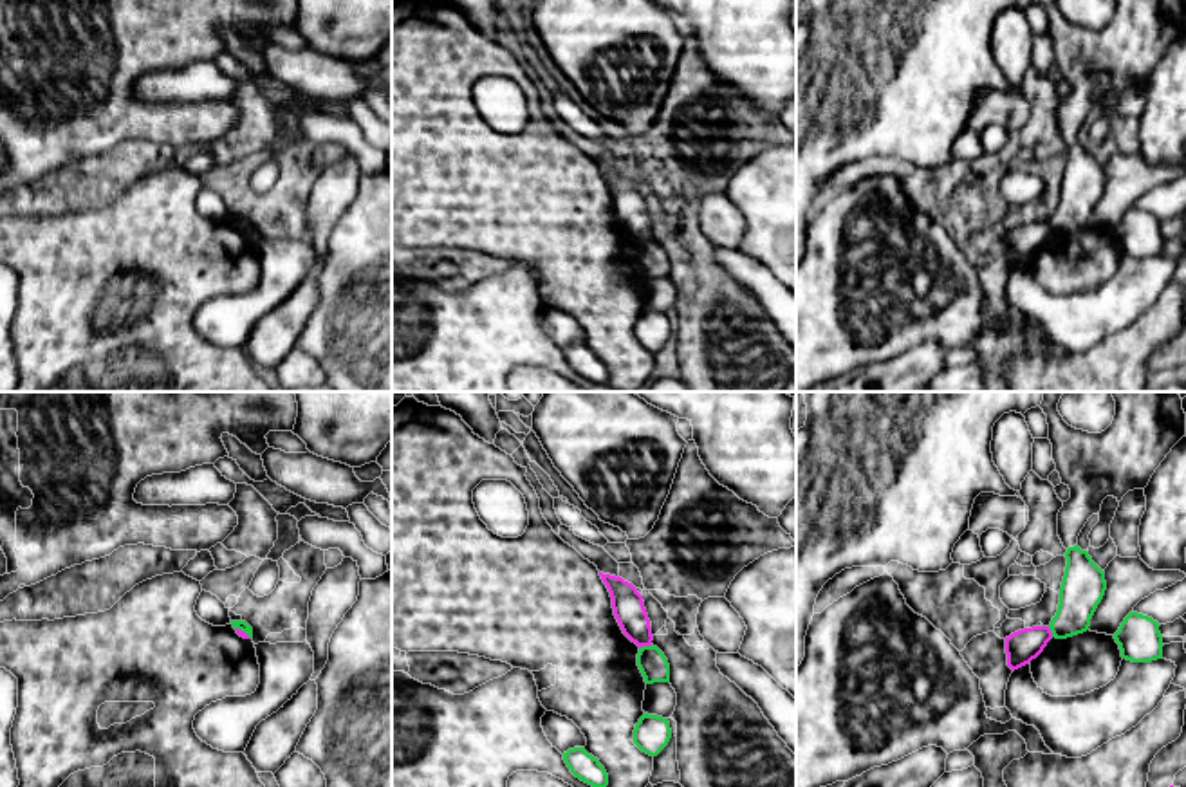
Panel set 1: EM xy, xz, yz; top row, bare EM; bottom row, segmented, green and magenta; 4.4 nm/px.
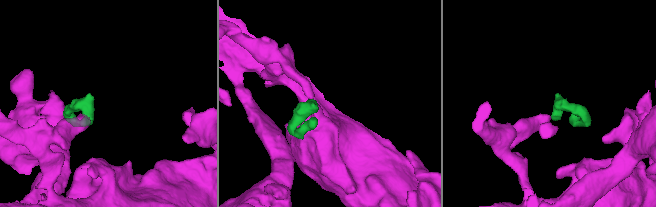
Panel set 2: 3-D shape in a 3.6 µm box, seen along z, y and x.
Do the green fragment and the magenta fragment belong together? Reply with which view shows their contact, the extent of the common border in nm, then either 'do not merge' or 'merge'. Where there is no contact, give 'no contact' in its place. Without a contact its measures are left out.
xz | 70 nm | do not merge

